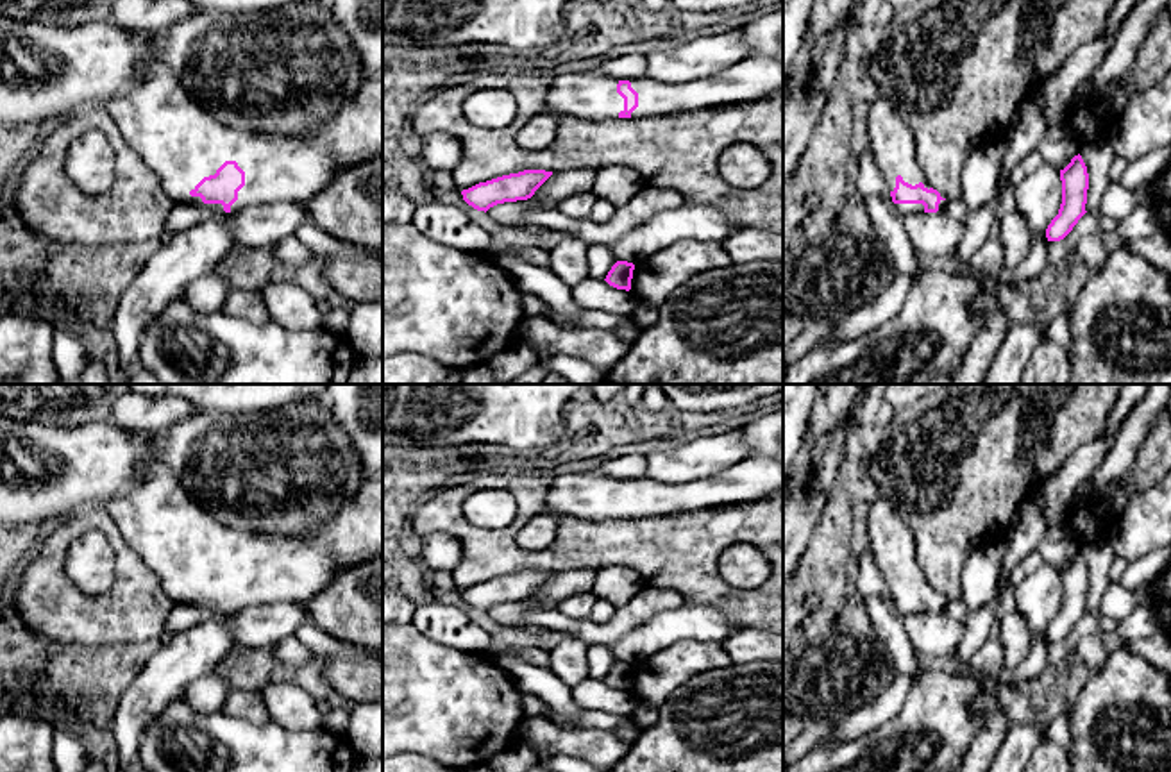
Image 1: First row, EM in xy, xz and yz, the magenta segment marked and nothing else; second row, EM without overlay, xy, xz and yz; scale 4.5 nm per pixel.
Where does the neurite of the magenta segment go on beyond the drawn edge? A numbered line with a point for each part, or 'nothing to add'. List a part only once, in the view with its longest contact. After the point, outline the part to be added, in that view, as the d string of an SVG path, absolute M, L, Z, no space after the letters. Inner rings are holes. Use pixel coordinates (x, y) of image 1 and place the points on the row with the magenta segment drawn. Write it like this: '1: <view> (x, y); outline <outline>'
1: xy (158, 118); outline M148 66L127 89L104 102L125 143L161 179L164 193L175 204L193 204L209 213L222 213L222 204L204 204L190 191L225 161L236 161L245 172L245 186L231 213L249 206L274 202L304 204L347 168L356 168L375 155L383 155L383 73L365 79L361 88L347 96L325 123L300 138L281 134L241 132L218 123L181 86L170 70Z

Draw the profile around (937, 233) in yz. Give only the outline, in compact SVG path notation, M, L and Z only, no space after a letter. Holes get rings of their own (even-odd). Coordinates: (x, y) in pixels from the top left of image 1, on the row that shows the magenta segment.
M946 209L937 213L910 213L903 225L917 254L942 256L953 259L964 234L965 223L953 218Z

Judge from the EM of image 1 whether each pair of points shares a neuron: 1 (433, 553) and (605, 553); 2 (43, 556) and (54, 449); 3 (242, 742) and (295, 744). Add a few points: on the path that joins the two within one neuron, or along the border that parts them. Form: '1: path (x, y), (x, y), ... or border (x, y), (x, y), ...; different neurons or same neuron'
1: border (422, 537), (451, 535), (462, 551), (458, 565); different neurons
2: border (88, 508), (49, 526); different neurons
3: path (254, 744), (283, 744); same neuron

